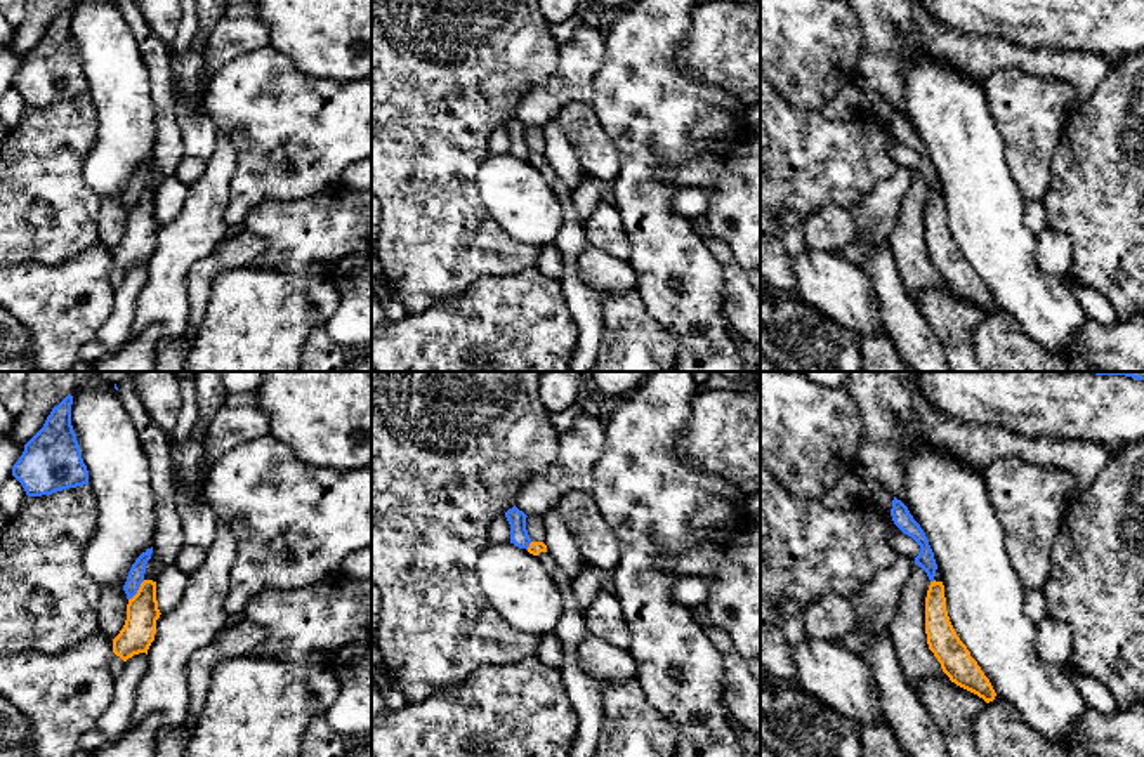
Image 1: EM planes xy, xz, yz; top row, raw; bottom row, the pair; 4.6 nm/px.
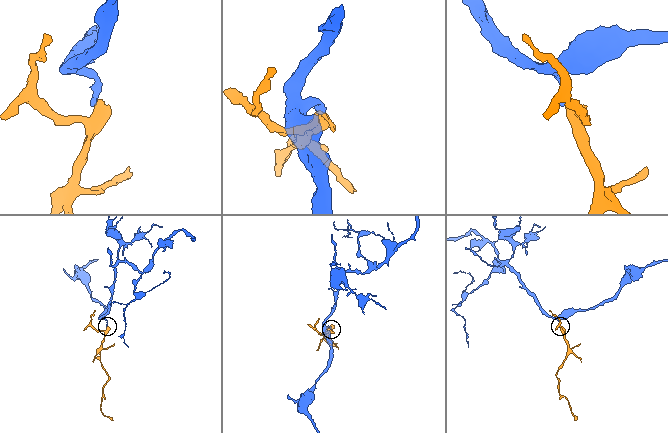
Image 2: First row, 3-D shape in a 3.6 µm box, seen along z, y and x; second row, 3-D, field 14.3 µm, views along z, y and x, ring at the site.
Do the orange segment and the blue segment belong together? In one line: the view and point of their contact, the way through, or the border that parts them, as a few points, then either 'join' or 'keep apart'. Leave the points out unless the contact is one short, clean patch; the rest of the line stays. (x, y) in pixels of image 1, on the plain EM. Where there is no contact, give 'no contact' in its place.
contact xy (138, 202); border xy (144, 191), (129, 210); keep apart

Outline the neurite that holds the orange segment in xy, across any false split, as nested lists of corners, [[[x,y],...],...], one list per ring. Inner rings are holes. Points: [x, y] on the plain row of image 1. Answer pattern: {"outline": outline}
{"outline": [[[118,0],[118,5],[132,28],[151,80],[156,123],[155,156],[151,170],[146,175],[144,193],[137,205],[128,210],[125,236],[113,250],[113,264],[127,273],[134,266],[148,266],[155,252],[156,231],[161,226],[156,212],[156,191],[165,179],[175,174],[179,161],[186,155],[175,116],[170,45],[163,43],[153,33],[135,0]]]}

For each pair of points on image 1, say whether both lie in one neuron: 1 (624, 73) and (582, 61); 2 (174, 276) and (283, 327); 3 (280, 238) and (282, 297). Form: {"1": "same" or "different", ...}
{"1": "different", "2": "different", "3": "different"}

